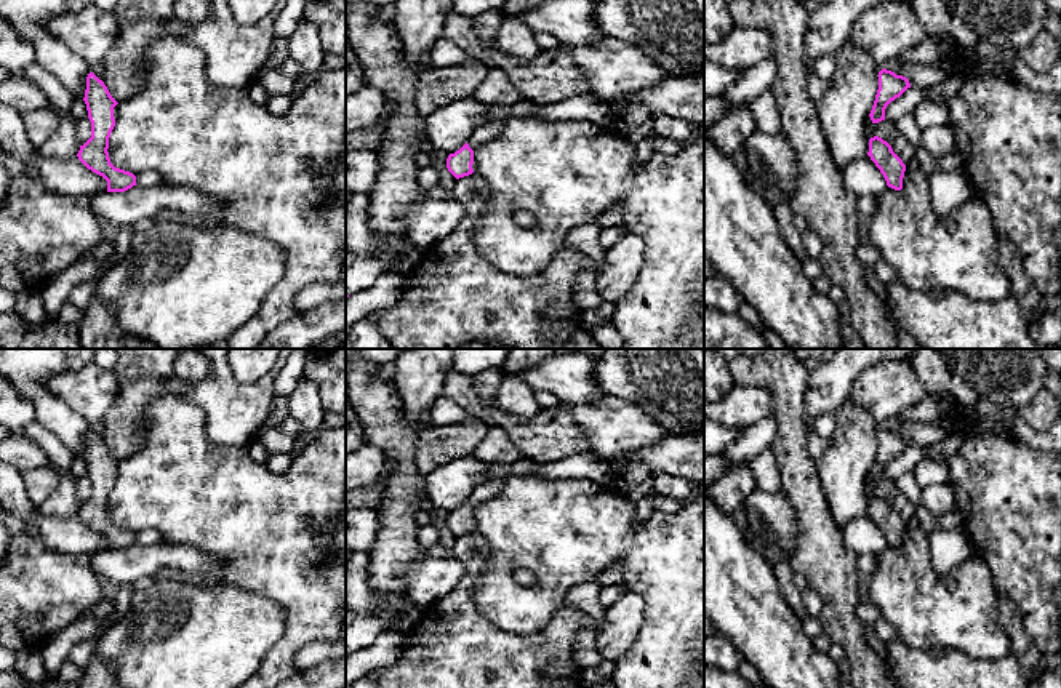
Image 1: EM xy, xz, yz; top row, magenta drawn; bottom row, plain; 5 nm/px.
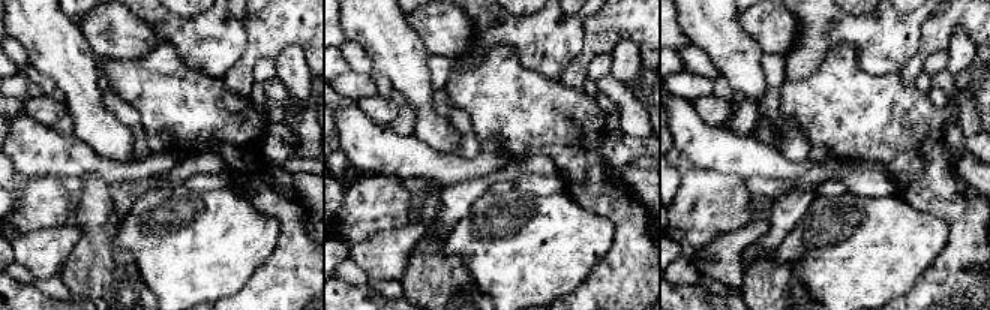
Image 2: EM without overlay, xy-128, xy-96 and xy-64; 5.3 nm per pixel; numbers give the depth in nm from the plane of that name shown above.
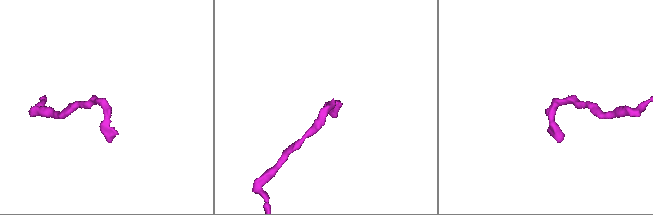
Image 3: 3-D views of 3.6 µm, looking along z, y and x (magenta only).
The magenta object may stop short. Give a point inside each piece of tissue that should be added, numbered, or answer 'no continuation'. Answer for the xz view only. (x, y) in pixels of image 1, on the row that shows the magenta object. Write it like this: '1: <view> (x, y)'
1: xz (490, 130)

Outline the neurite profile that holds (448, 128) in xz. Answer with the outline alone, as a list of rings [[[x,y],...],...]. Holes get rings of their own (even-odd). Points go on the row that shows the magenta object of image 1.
[[[474,98],[448,102],[426,117],[426,138],[435,150],[454,154],[478,126],[488,123],[488,115],[490,106]]]

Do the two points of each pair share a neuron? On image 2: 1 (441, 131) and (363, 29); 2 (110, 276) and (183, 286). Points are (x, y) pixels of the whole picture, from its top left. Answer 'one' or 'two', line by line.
1: one
2: two

